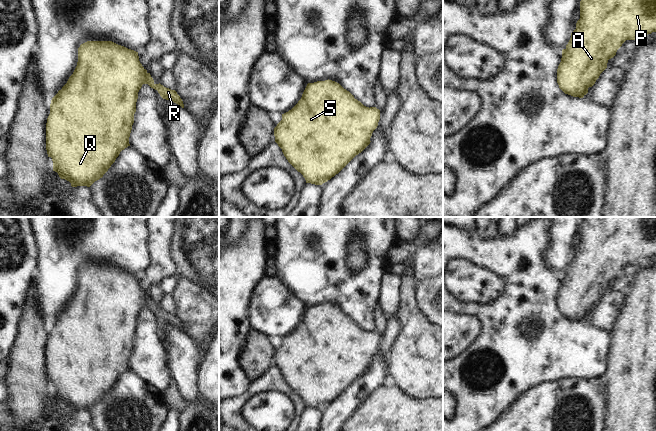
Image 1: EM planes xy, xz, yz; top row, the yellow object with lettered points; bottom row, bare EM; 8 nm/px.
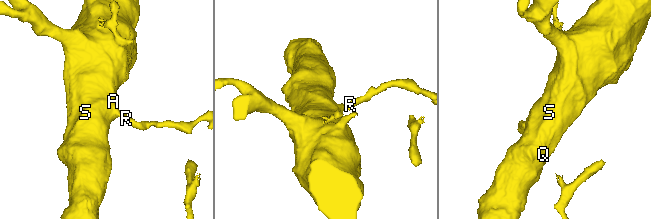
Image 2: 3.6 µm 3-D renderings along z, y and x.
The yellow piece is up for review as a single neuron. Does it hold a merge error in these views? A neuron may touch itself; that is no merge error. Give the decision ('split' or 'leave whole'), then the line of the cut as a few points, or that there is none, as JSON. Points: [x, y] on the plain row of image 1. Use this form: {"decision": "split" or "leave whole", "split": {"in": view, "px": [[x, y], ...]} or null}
{"decision": "leave whole", "split": null}

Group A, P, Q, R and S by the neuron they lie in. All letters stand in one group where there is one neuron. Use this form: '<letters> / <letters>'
A P Q R S

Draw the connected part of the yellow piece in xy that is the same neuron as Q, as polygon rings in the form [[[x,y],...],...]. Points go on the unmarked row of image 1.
[[[87,265],[80,269],[77,290],[67,307],[52,322],[46,347],[47,378],[52,382],[53,395],[61,403],[69,405],[72,411],[90,411],[103,401],[120,376],[130,370],[129,361],[134,347],[138,316],[143,308],[157,314],[163,323],[184,332],[183,325],[175,314],[154,307],[150,297],[140,287],[138,276],[112,265]]]

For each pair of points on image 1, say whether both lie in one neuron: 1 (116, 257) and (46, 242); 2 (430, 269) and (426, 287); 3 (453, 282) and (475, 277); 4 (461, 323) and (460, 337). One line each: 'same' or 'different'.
1: same
2: different
3: same
4: same

